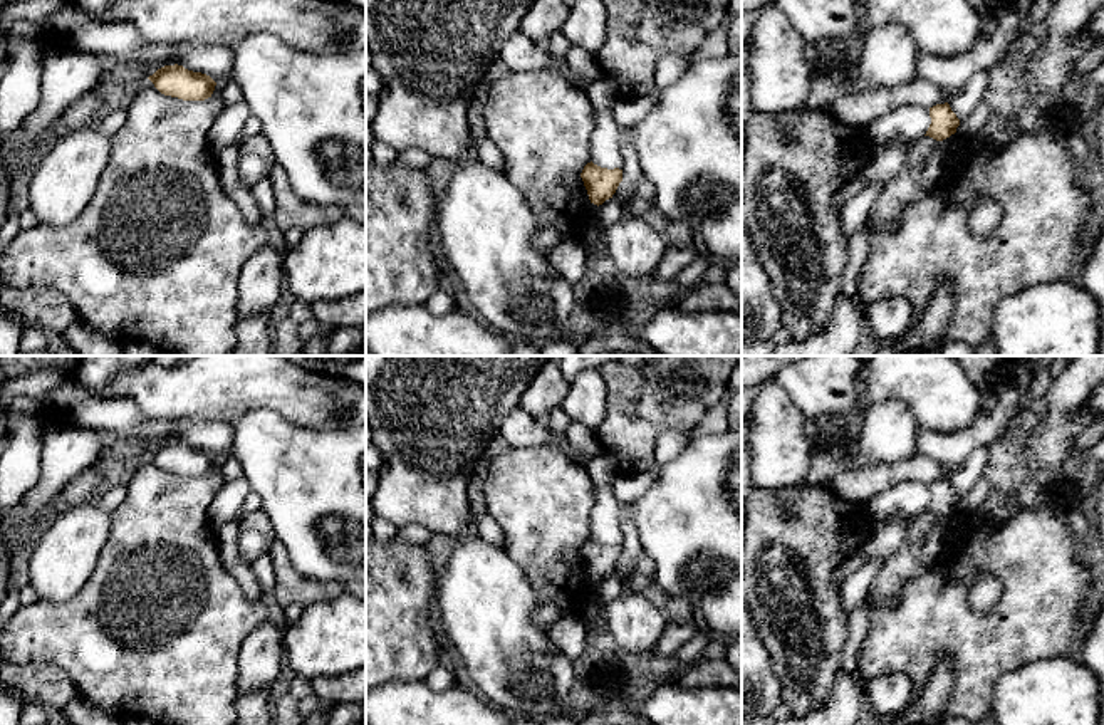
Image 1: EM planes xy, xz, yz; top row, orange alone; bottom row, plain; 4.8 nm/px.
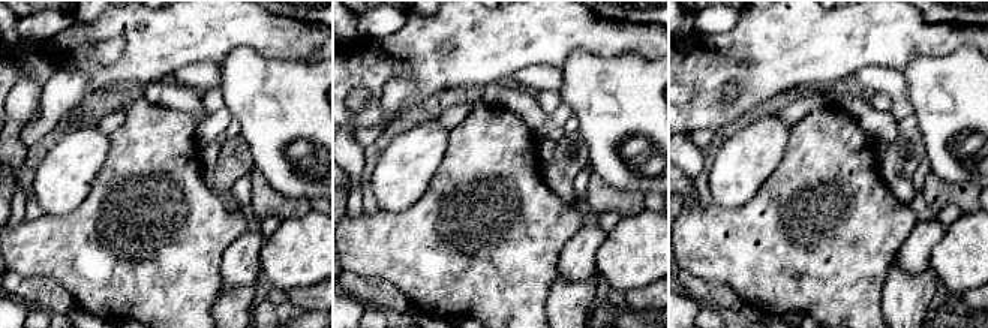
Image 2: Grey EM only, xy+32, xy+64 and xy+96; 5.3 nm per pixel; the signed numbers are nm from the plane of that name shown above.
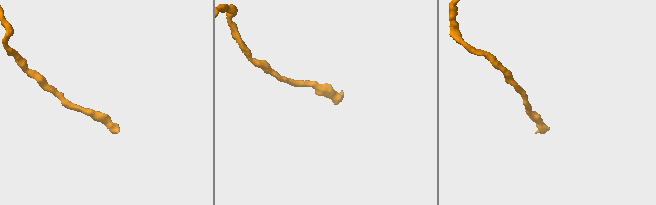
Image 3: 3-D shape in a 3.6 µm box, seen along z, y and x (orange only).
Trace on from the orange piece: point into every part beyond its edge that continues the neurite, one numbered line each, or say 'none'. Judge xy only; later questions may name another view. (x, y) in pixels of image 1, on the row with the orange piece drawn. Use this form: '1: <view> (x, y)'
none

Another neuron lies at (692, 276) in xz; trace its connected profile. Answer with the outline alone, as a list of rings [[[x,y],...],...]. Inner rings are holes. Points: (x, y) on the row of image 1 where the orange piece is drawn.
[[[710,252],[698,255],[688,267],[685,267],[674,277],[674,289],[685,295],[695,287],[698,287],[701,282],[705,282],[705,272],[711,263],[713,263],[713,258]]]

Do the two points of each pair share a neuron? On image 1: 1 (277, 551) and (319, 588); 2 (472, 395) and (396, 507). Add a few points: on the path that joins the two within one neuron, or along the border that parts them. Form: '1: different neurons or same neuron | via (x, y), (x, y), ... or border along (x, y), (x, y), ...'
1: same neuron | via (282, 564), (306, 588)
2: same neuron | via (443, 423), (432, 435), (427, 469), (421, 479)

